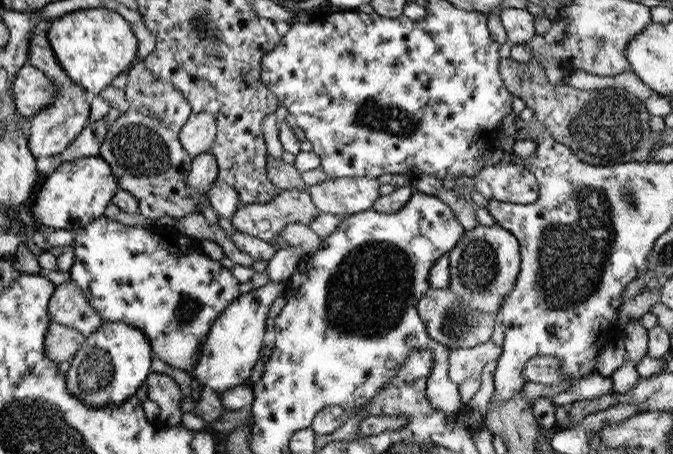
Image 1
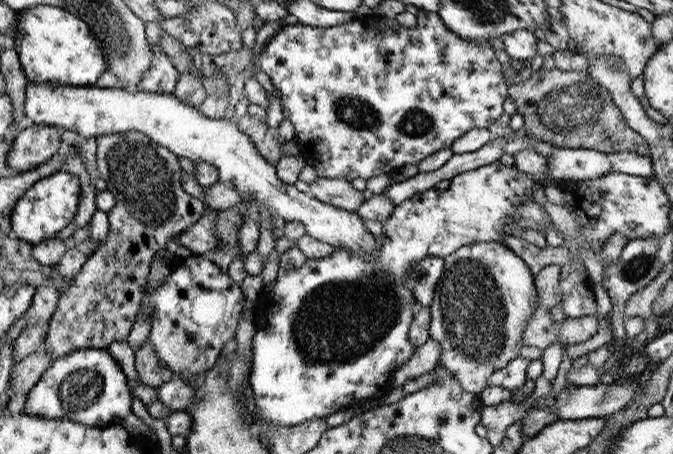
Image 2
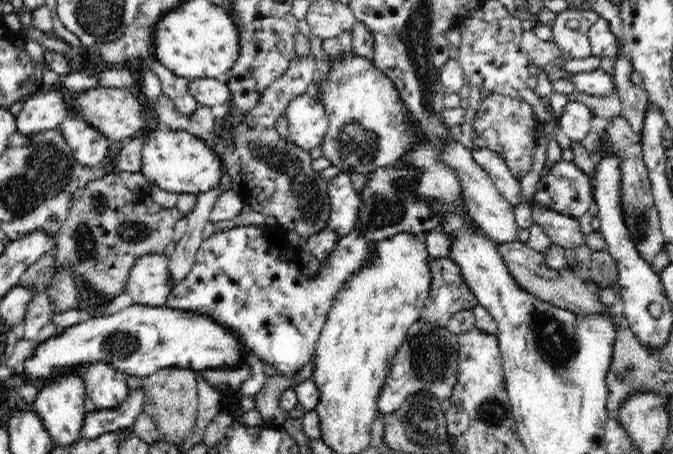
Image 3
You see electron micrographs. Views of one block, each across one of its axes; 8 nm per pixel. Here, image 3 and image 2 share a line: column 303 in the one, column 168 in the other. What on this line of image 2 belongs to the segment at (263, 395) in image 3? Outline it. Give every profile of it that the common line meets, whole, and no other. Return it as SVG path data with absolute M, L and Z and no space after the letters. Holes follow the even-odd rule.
M149 336L139 348L133 350L133 357L134 369L141 384L152 387L161 386L173 376L171 370L157 360L157 354L149 342Z

